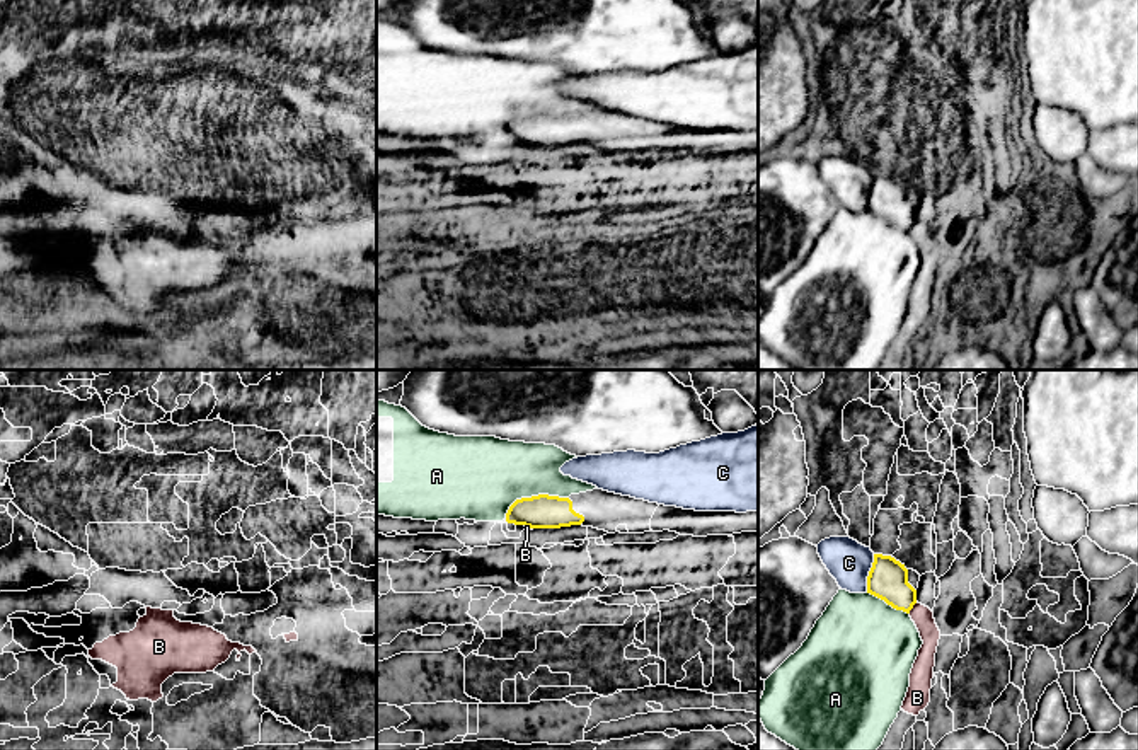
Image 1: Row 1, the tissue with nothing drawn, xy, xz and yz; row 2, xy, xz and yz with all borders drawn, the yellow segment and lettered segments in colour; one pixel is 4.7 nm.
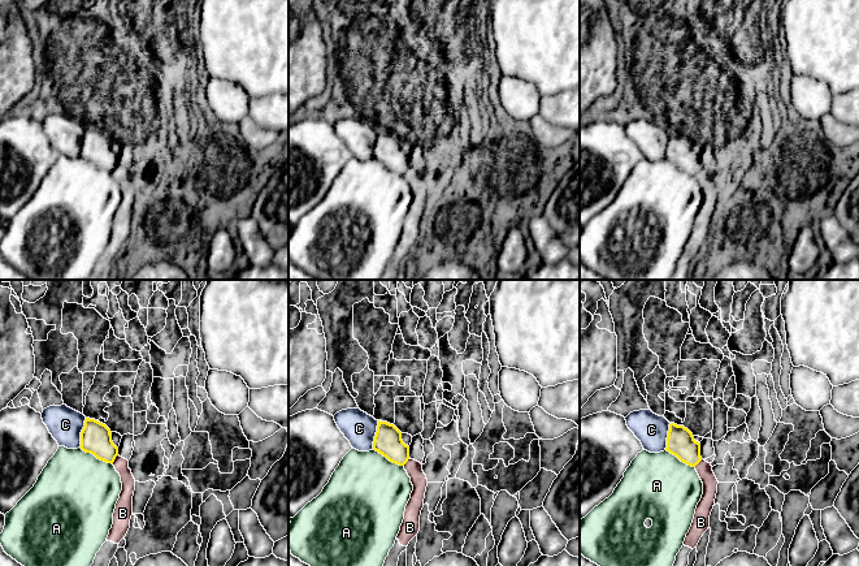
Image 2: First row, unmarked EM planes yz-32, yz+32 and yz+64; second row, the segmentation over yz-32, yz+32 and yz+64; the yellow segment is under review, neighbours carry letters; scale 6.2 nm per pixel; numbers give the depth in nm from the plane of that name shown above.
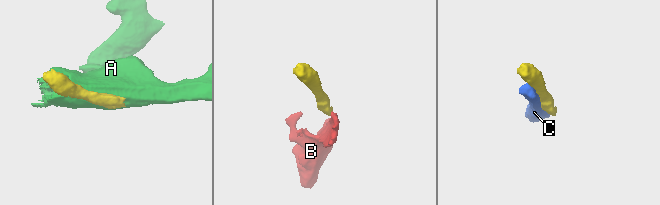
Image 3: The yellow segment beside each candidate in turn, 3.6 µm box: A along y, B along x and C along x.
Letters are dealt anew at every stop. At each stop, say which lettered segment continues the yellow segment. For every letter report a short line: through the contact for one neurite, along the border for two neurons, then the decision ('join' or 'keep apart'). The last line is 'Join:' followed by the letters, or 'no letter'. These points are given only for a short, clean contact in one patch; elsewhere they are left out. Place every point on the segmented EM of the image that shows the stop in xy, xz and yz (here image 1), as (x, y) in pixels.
A: line xz (568, 496), (522, 496), (510, 507), (505, 519); keep apart
B: line yz (888, 578), (912, 607), (922, 616); join
C: keep apart
Join: B

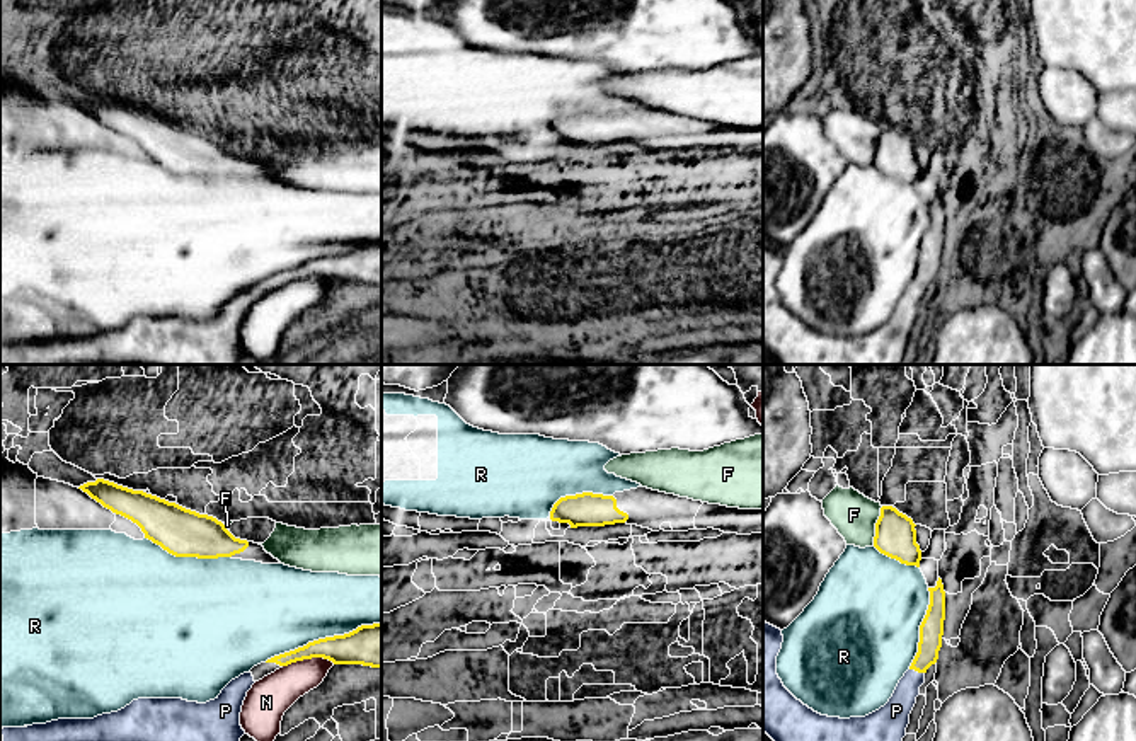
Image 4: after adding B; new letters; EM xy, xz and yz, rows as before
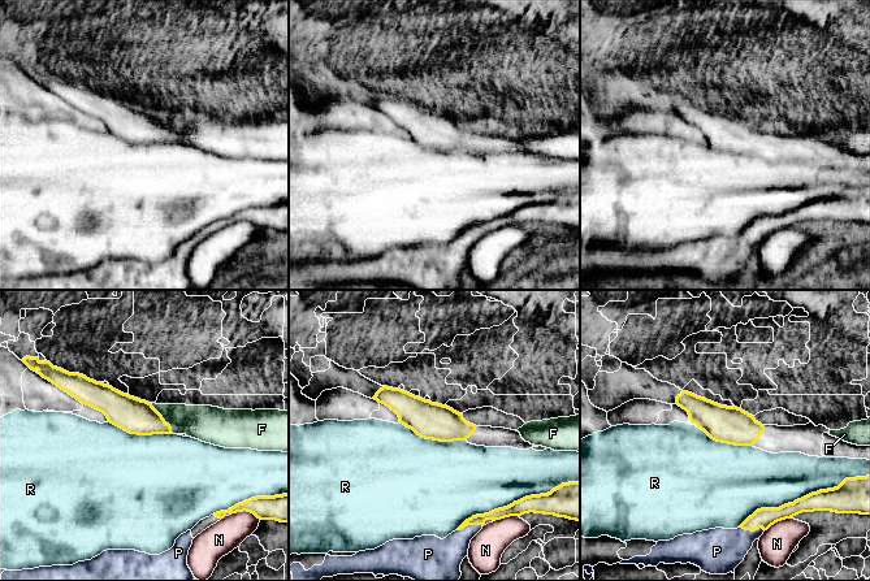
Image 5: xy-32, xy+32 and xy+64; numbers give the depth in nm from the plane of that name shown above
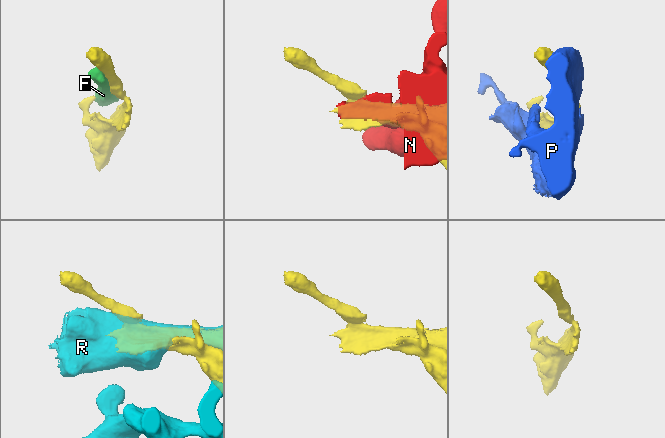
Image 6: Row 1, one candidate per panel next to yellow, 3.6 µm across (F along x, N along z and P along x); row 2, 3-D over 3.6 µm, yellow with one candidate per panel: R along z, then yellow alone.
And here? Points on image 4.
F: keep apart
N: keep apart
P: line yz (932, 627), (929, 653), (917, 670), (895, 716); join
R: keep apart
Join: P

